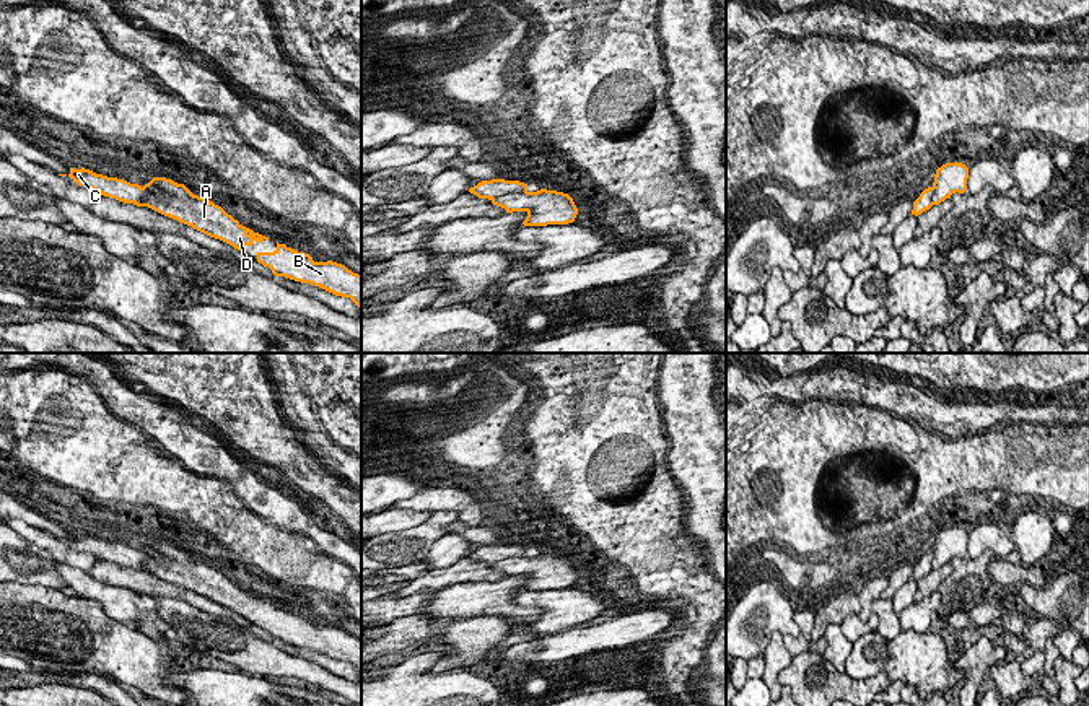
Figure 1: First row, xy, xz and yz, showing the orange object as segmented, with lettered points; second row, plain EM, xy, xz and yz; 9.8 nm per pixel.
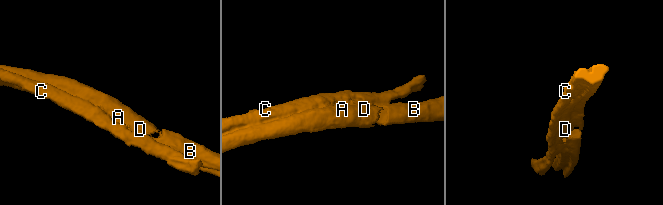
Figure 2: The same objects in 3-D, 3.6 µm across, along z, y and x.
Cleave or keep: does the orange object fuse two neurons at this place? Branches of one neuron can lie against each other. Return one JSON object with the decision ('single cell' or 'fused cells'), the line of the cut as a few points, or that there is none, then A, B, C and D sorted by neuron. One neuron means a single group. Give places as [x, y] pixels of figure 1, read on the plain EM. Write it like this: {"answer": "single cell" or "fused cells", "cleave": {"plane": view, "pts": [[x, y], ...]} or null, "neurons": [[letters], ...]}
{"answer": "fused cells", "cleave": {"plane": "xz", "pts": [[526, 555], [502, 558], [492, 565]]}, "neurons": [["A", "B", "D"], ["C"]]}

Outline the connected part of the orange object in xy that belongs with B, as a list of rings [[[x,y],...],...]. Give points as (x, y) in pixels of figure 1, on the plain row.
[[[278,607],[273,617],[257,617],[257,626],[269,631],[275,641],[319,651],[335,660],[350,662],[361,672],[361,639],[342,628],[314,626],[309,618]]]

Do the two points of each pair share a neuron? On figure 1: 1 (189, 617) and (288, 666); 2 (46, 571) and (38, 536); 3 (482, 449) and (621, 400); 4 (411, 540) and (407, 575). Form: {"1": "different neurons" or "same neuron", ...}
{"1": "same neuron", "2": "different neurons", "3": "different neurons", "4": "different neurons"}

